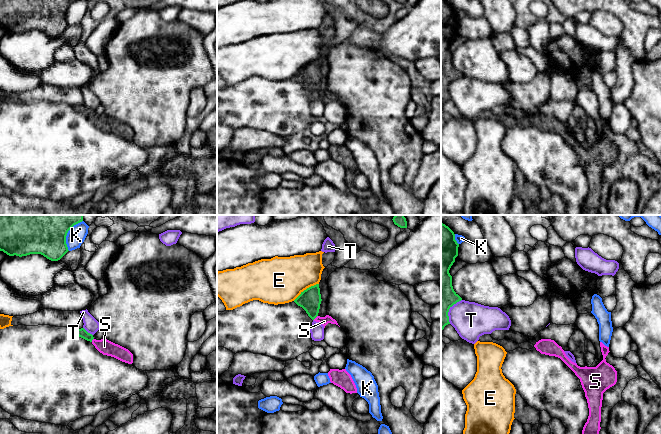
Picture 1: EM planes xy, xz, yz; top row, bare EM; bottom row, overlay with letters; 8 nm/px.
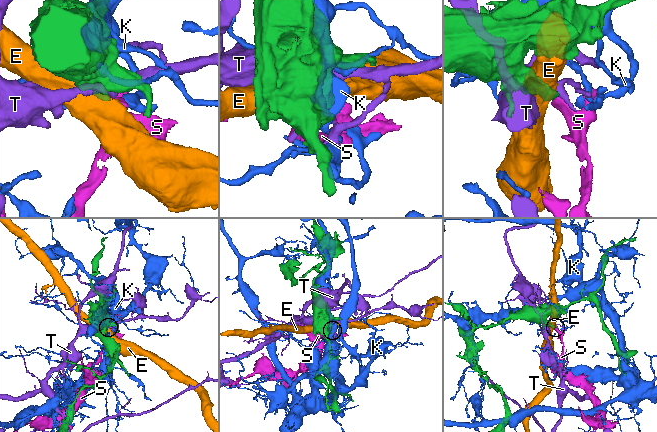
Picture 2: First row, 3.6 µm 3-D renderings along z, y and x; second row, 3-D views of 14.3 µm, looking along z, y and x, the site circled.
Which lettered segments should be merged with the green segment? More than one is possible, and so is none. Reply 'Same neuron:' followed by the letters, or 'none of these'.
Same neuron: S

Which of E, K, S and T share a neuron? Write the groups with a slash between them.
E / K / S / T

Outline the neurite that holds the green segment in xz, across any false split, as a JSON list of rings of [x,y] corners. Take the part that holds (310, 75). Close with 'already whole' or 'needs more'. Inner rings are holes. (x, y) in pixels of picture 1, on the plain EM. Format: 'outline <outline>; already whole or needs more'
outline [[[319,60],[307,64],[294,76],[298,82],[306,87],[312,96],[321,99],[324,104],[328,99],[338,101],[337,97],[331,92],[320,93],[318,91],[321,77]]]; needs more

